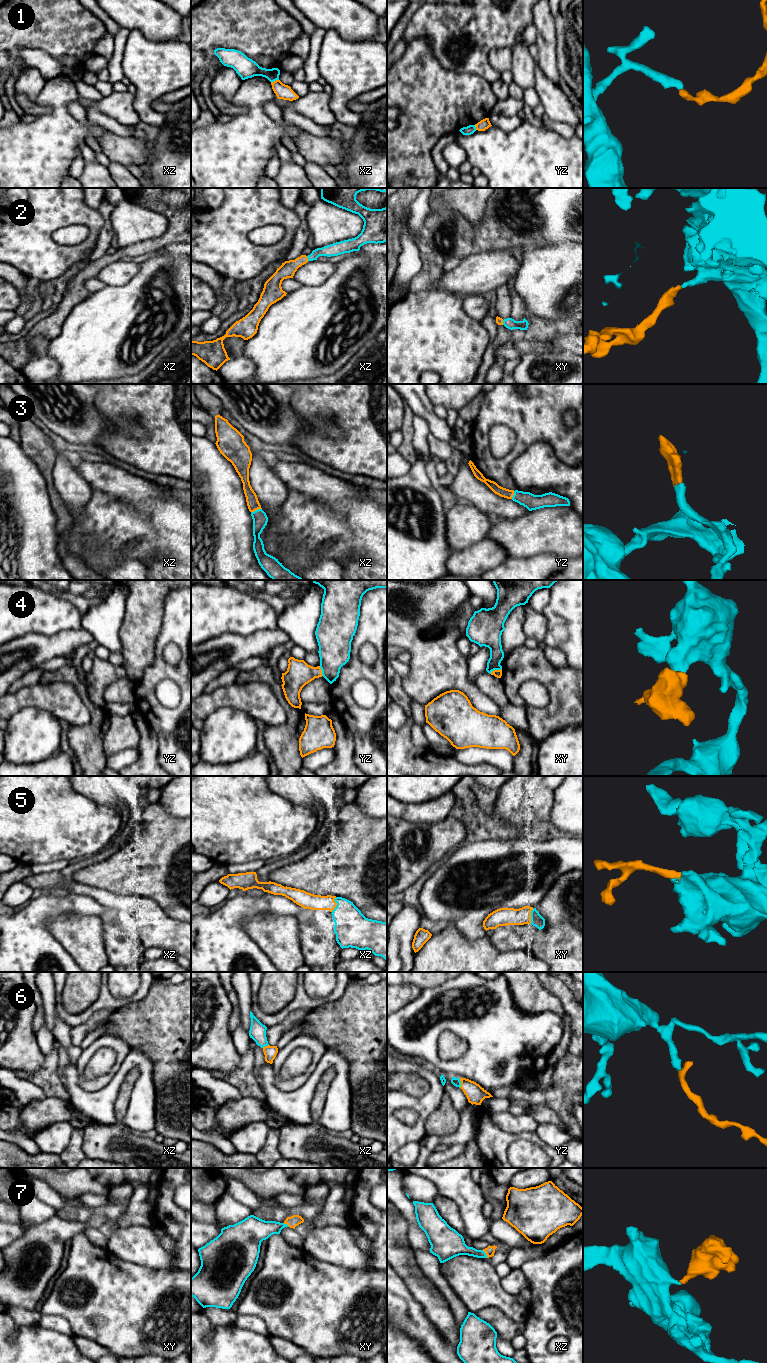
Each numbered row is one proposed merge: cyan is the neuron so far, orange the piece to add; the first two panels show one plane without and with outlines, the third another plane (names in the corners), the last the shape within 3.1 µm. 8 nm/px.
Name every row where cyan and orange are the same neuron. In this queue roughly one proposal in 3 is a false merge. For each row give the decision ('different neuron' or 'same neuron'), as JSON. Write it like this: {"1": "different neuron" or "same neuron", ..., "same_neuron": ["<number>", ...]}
{"1": "different neuron", "2": "same neuron", "3": "same neuron", "4": "different neuron", "5": "same neuron", "6": "same neuron", "7": "same neuron", "same_neuron": ["2", "3", "5", "6", "7"]}

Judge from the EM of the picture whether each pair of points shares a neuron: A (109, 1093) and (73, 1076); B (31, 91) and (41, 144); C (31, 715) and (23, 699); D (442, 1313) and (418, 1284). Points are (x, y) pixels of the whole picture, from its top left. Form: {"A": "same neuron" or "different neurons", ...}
{"A": "same neuron", "B": "different neurons", "C": "different neurons", "D": "same neuron"}

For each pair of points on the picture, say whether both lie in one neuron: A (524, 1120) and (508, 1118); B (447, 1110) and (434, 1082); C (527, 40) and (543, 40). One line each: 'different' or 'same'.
A: same
B: different
C: different

